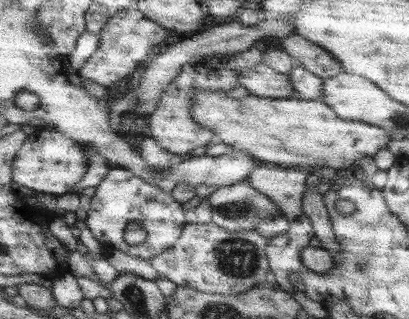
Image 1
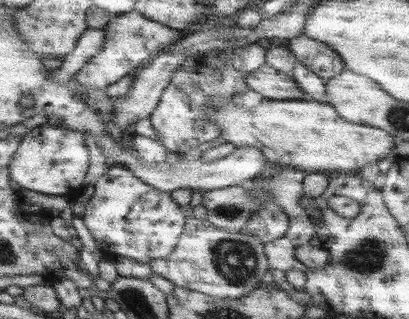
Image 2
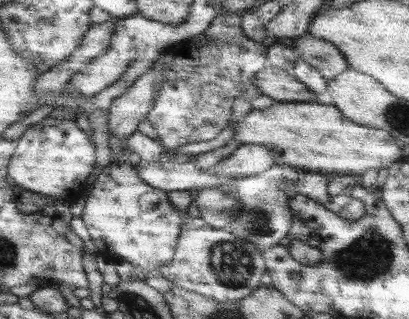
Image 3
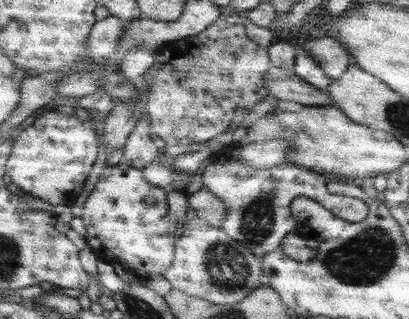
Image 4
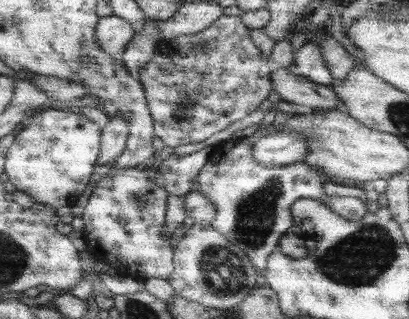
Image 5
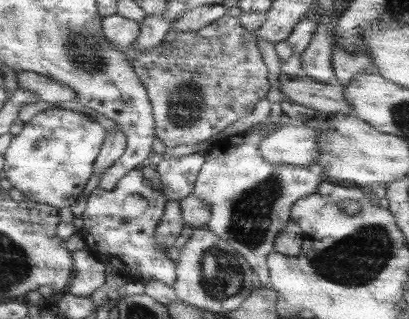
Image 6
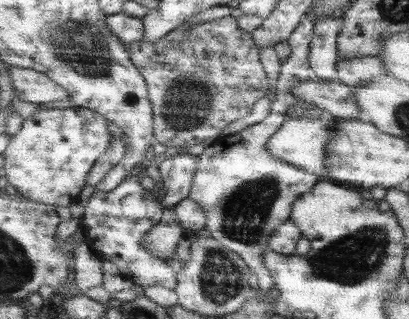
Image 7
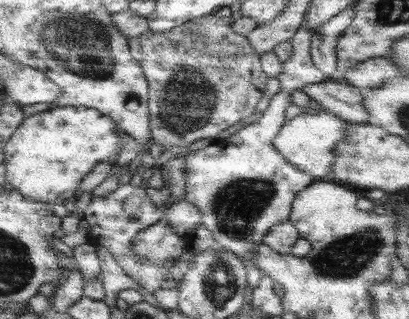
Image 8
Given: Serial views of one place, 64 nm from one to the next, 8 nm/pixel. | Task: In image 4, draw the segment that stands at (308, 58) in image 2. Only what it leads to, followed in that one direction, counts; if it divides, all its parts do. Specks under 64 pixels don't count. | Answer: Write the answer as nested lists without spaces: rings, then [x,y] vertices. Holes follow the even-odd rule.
[[[331,36],[309,40],[303,44],[303,50],[307,50],[317,60],[317,64],[325,70],[325,74],[333,80],[339,80],[353,66],[347,48],[341,46],[337,38]]]

